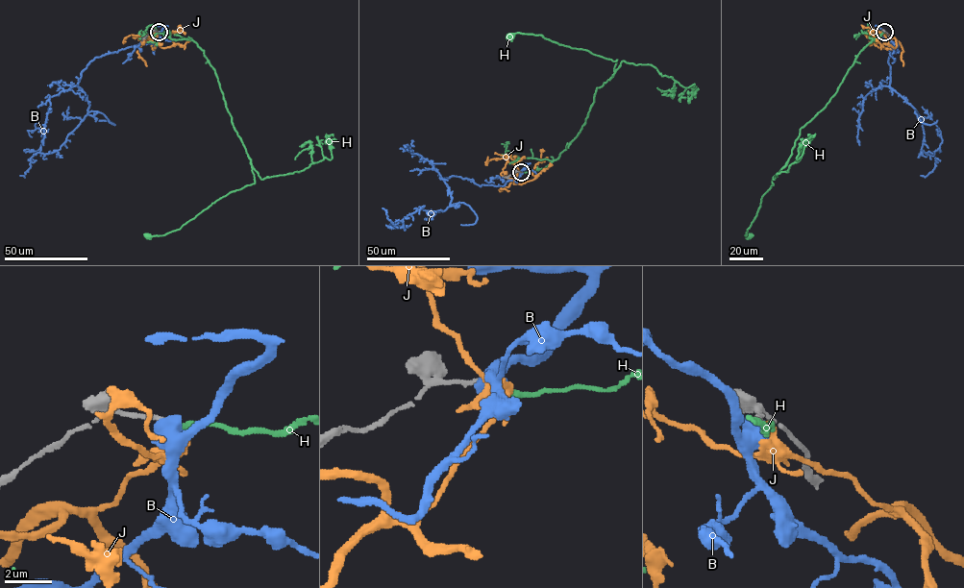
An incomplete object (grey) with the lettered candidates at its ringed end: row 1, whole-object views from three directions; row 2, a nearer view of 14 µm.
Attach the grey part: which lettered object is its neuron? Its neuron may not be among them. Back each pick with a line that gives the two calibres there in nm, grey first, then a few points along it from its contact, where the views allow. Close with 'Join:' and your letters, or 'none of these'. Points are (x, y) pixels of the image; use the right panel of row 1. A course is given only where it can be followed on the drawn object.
H: calibres 160 and 280 nm; course (884, 32), (861, 51), (835, 94), (800, 129), (788, 161), (761, 199), (745, 235), (749, 236)
Join: H

